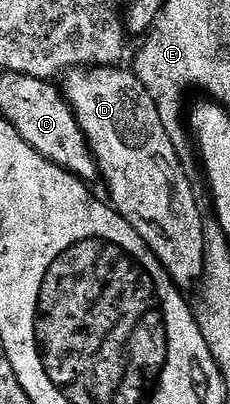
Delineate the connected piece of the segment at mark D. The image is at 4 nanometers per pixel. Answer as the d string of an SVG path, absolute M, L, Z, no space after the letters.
M124 67L71 70L63 78L62 92L92 147L99 176L102 181L104 177L104 185L109 193L107 196L116 212L122 215L122 219L126 219L126 223L130 223L130 227L134 227L134 231L138 231L138 235L142 235L146 247L150 247L164 270L171 275L172 282L181 290L188 291L191 285L193 288L204 276L204 217L200 214L192 181L180 162L183 161L181 154L176 152L170 135L166 135L166 127L162 127L154 99L148 94L146 87L142 87L131 68L120 68Z

